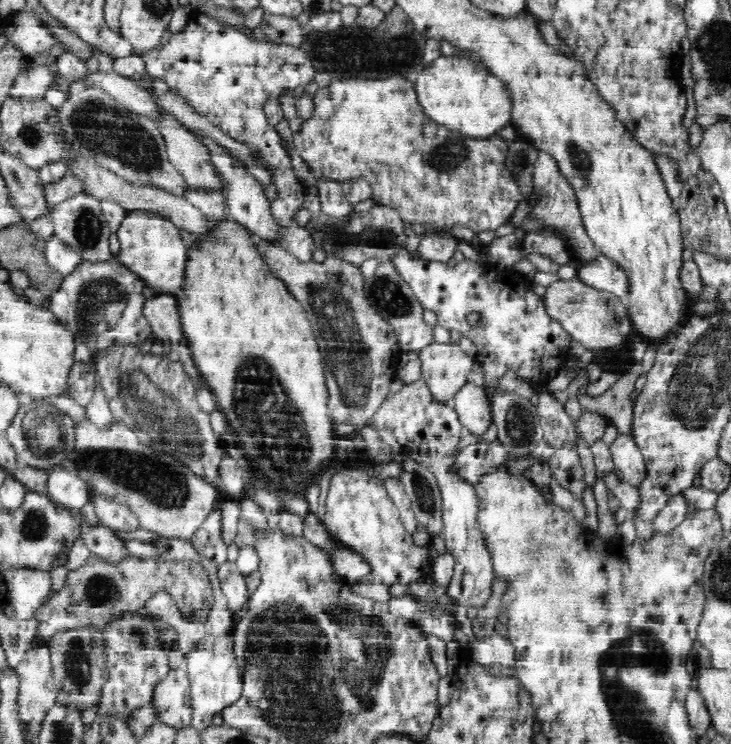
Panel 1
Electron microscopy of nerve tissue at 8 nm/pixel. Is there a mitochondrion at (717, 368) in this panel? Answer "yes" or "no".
yes

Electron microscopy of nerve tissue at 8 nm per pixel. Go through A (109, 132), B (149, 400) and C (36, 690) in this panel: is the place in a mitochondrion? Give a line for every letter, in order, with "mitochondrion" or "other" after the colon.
A: mitochondrion
B: mitochondrion
C: other

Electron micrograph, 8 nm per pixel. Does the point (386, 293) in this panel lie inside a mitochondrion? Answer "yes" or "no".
yes

